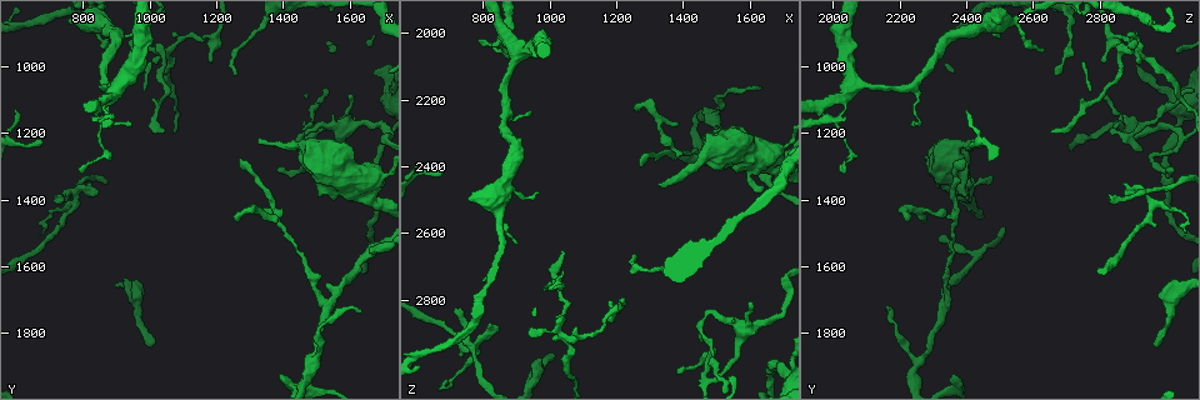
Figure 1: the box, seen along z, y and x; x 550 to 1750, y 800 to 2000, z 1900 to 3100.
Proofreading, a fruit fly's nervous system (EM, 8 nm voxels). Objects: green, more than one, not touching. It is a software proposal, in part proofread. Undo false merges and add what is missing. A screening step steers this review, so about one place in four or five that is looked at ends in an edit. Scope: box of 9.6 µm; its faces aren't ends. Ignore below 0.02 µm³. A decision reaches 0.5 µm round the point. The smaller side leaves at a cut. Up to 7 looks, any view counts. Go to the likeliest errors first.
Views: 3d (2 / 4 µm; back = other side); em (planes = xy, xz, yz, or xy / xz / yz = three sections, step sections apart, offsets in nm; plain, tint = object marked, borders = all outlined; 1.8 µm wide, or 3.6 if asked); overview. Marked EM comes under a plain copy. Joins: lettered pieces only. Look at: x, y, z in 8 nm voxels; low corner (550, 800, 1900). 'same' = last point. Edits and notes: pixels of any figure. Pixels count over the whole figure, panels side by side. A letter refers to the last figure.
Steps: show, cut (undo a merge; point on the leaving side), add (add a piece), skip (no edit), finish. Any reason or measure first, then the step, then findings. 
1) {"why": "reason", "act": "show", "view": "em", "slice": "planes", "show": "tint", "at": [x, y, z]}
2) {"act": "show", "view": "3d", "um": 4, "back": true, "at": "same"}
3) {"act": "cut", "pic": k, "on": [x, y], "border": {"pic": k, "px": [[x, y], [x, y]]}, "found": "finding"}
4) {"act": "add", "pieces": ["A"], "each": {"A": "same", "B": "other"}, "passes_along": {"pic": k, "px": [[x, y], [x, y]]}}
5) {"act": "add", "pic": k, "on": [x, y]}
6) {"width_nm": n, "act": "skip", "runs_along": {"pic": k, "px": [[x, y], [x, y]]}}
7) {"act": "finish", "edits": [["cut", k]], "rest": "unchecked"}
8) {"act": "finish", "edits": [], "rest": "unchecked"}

{"why": "free end", "act": "show", "view": "em", "slice": "planes", "show": "borders", "at": [1020, 1840, 2970]}

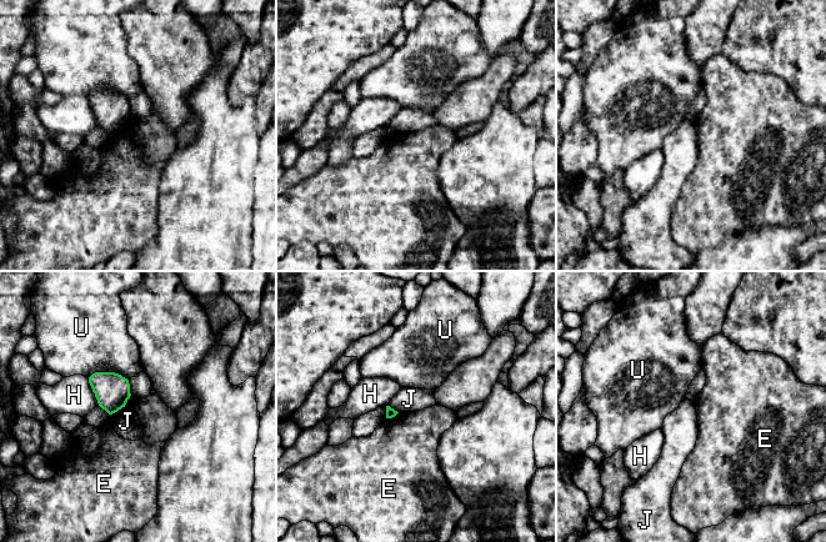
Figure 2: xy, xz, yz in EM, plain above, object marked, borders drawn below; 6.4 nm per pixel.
{"act": "skip", "each": {"E": "other", "H": "other", "J": "other", "U": "other"}, "found": "no lettered piece goes on from it"}

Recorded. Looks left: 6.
{"why": "sharp bend", "act": "show", "view": "3d", "um": 4, "at": [770, 1380, 2940]}

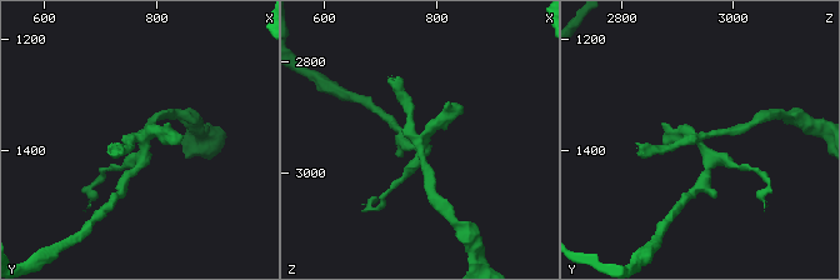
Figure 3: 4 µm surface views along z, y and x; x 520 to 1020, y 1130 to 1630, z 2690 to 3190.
{"why": "shape alone is not enough", "act": "show", "view": "em", "slice": "planes", "show": "tint", "at": [765, 1380, 2945]}

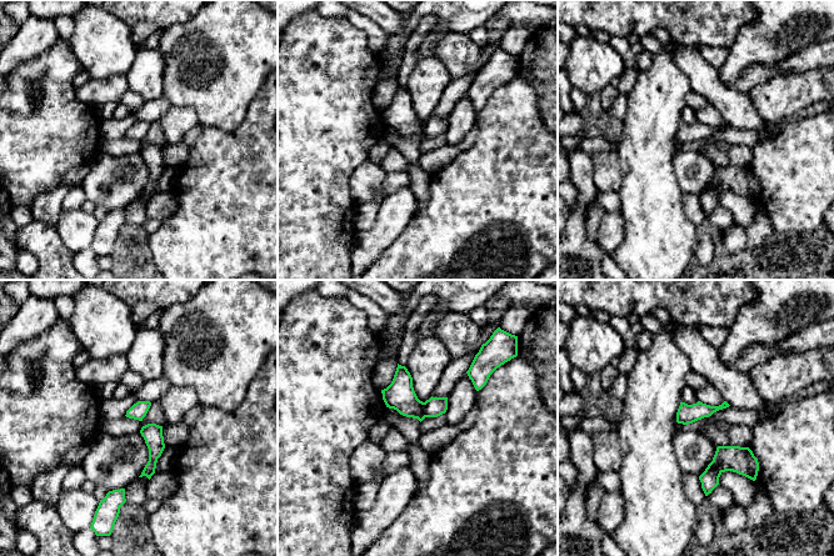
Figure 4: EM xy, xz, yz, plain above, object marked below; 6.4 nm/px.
{"act": "show", "view": "em", "slice": "planes", "show": "borders", "at": "same"}

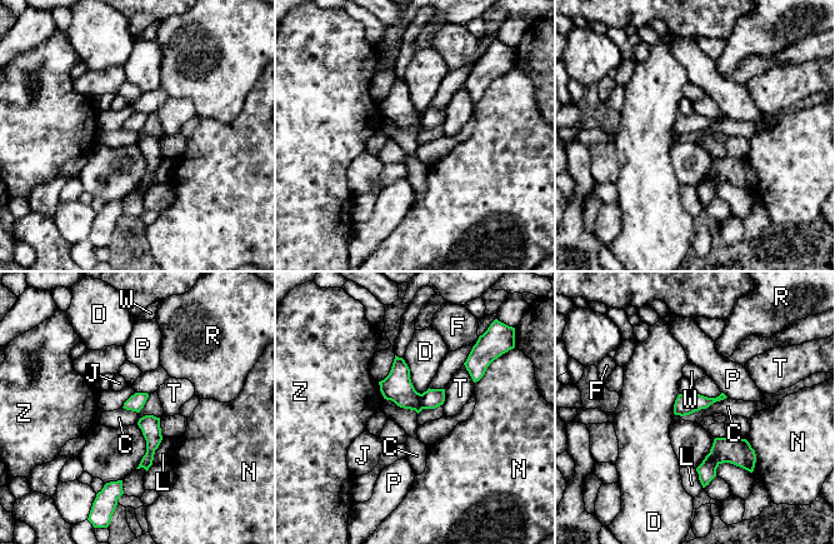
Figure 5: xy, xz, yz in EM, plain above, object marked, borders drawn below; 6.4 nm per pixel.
{"longest_contact_nm": ["C", 360], "act": "cut", "pic": 5, "on": [433, 398], "each": {"C": "other", "D": "other", "F": "other", "J": "other", "L": "other", "N": "other", "P": "other", "R": "other", "T": "other", "W": "other", "Z": "other"}, "border": {"pic": 5, "px": [[420, 394], [420, 405], [423, 408]]}, "found": "a second neuron is stuck on"}

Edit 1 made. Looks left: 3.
{"why": "thin neck", "act": "show", "view": "em", "slice": "planes", "show": "tint", "at": [1370, 1460, 2360]}

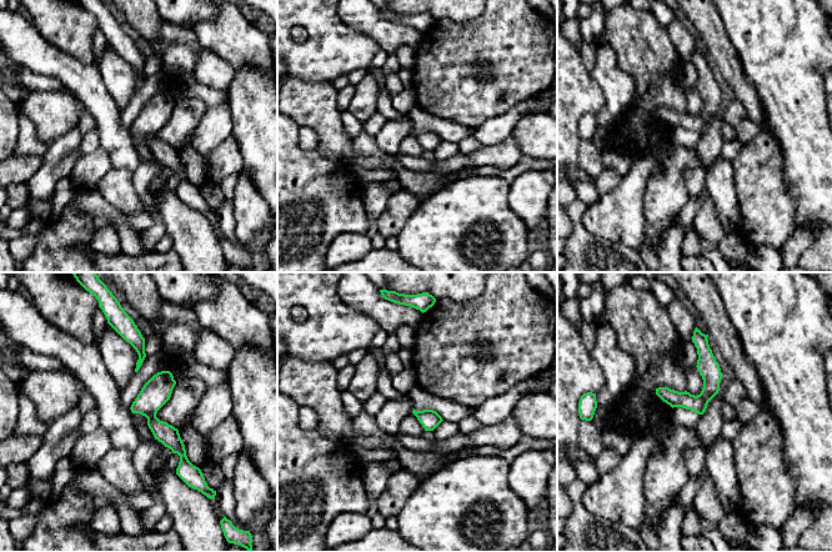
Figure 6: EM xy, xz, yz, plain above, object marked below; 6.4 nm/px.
{"act": "show", "view": "em", "slice": "planes", "show": "borders", "at": "same"}

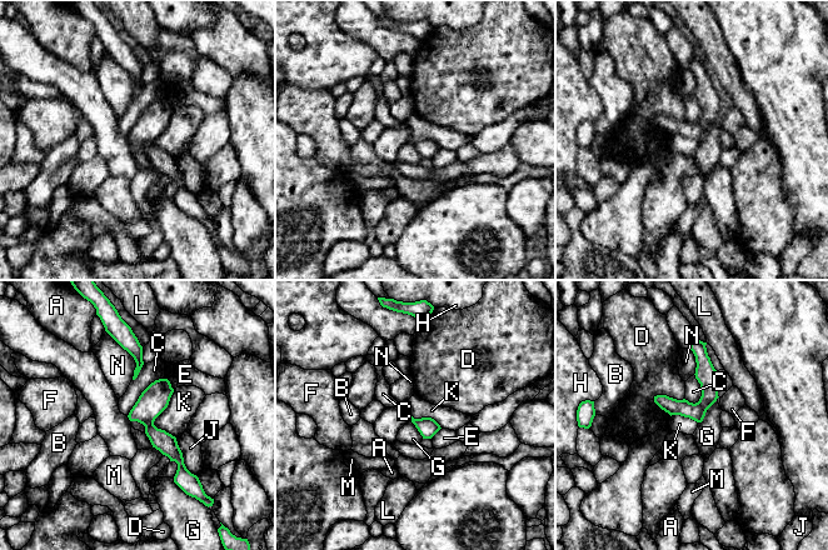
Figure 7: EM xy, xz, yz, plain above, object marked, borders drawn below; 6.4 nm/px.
{"longest_contact_nm": ["C", 340], "act": "skip", "each": {"A": "other", "B": "other", "C": "other", "D": "other", "E": "other", "F": "other", "G": "other", "H": "other", "J": "other", "K": "other", "L": "other", "M": "other", "N": "other"}, "found": "one neuron here"}

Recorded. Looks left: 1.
{"act": "finish", "edits": [["cut", 5]], "rest": "unchecked"}

